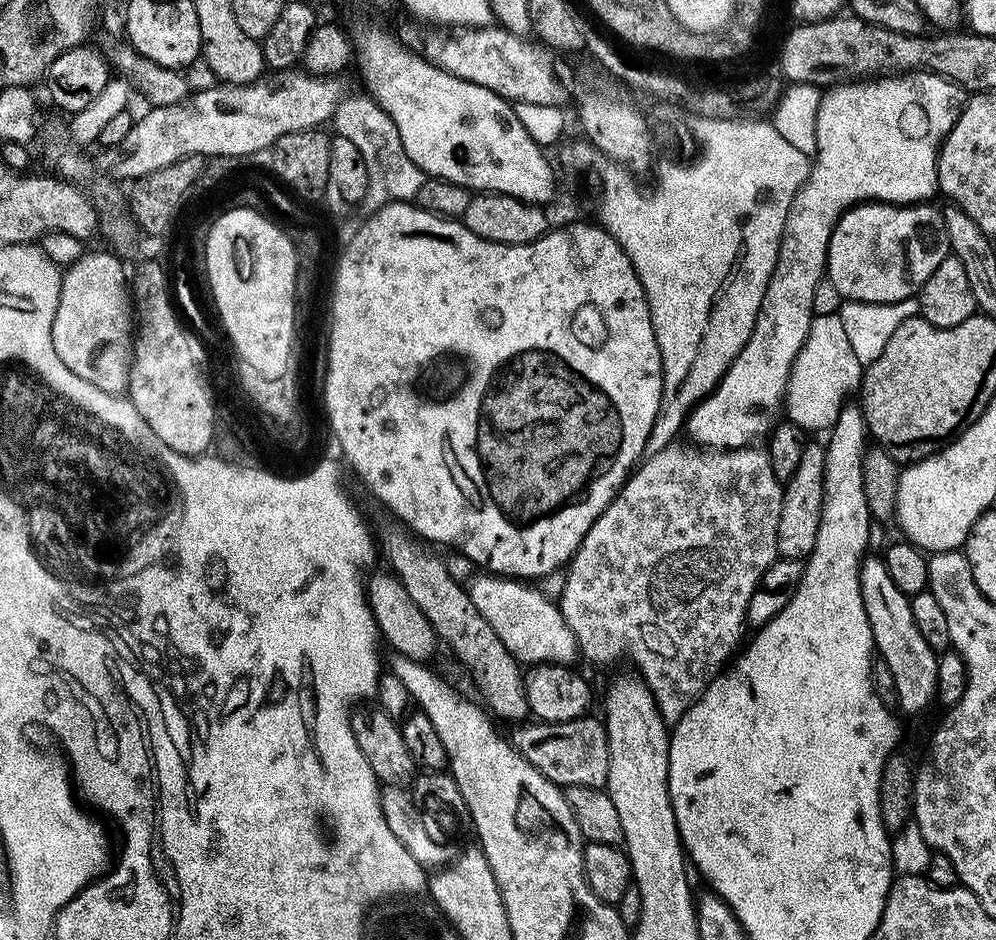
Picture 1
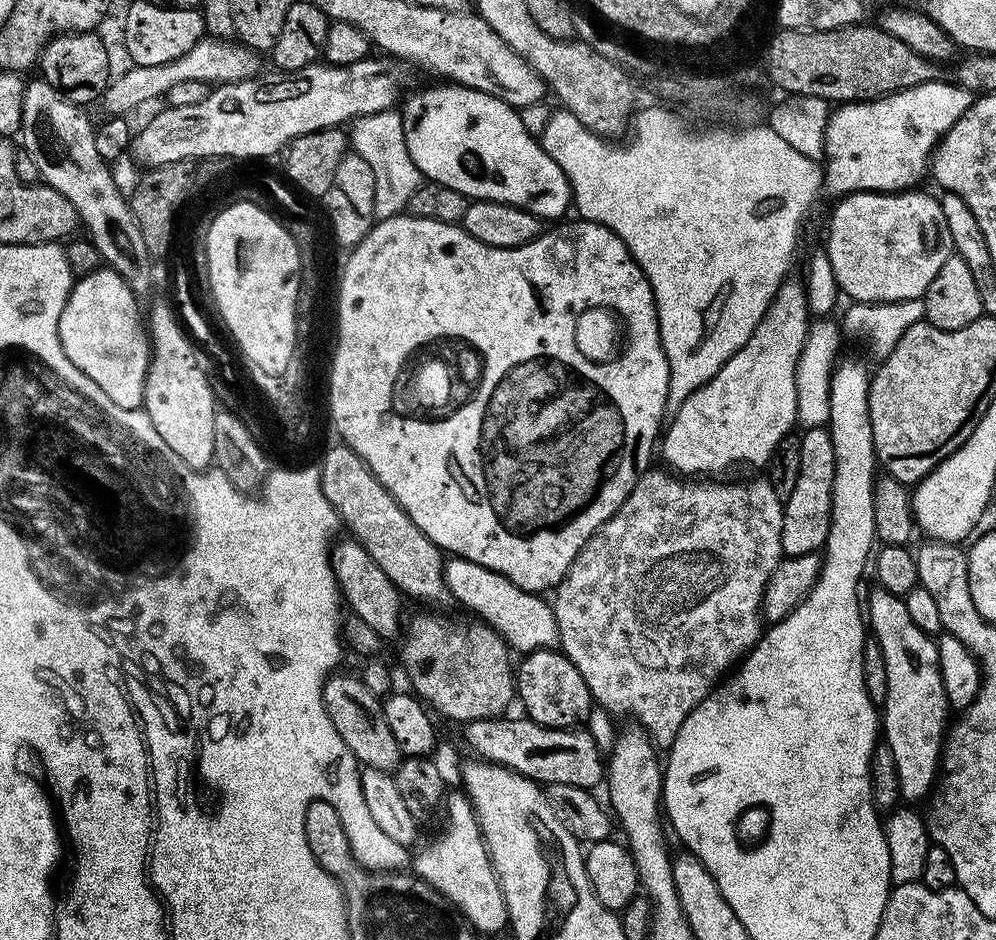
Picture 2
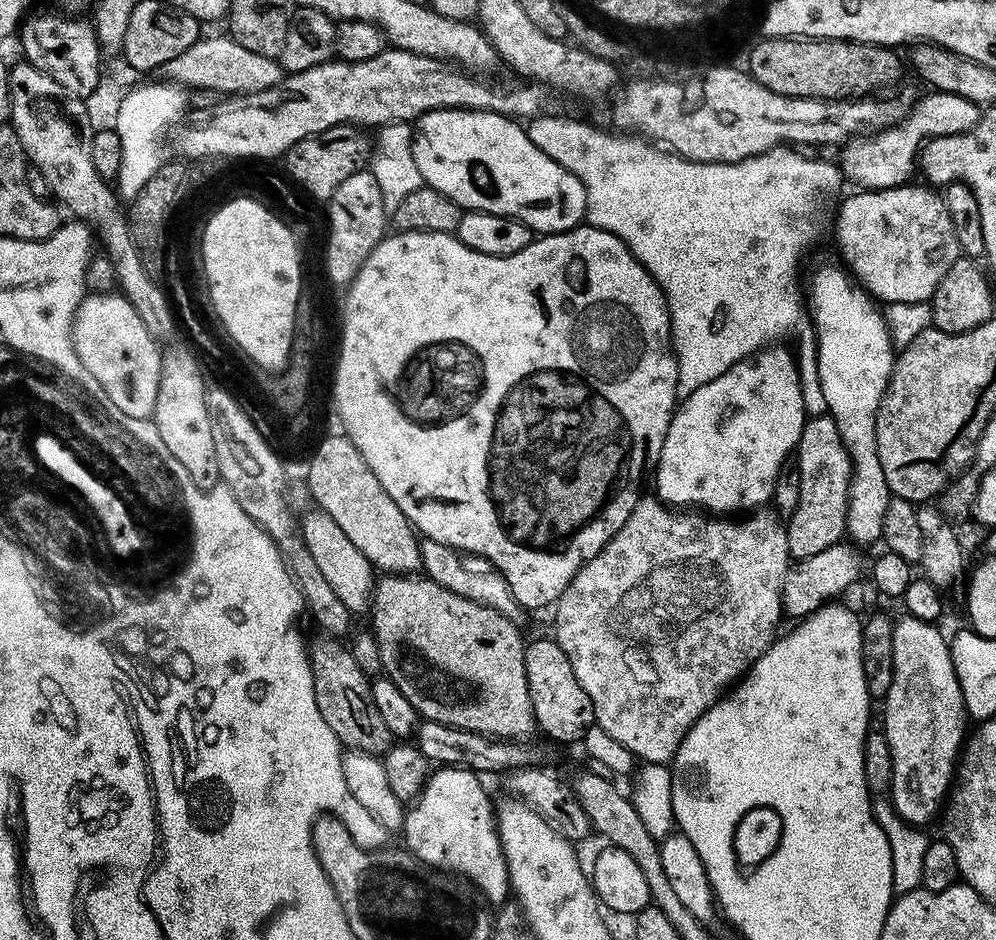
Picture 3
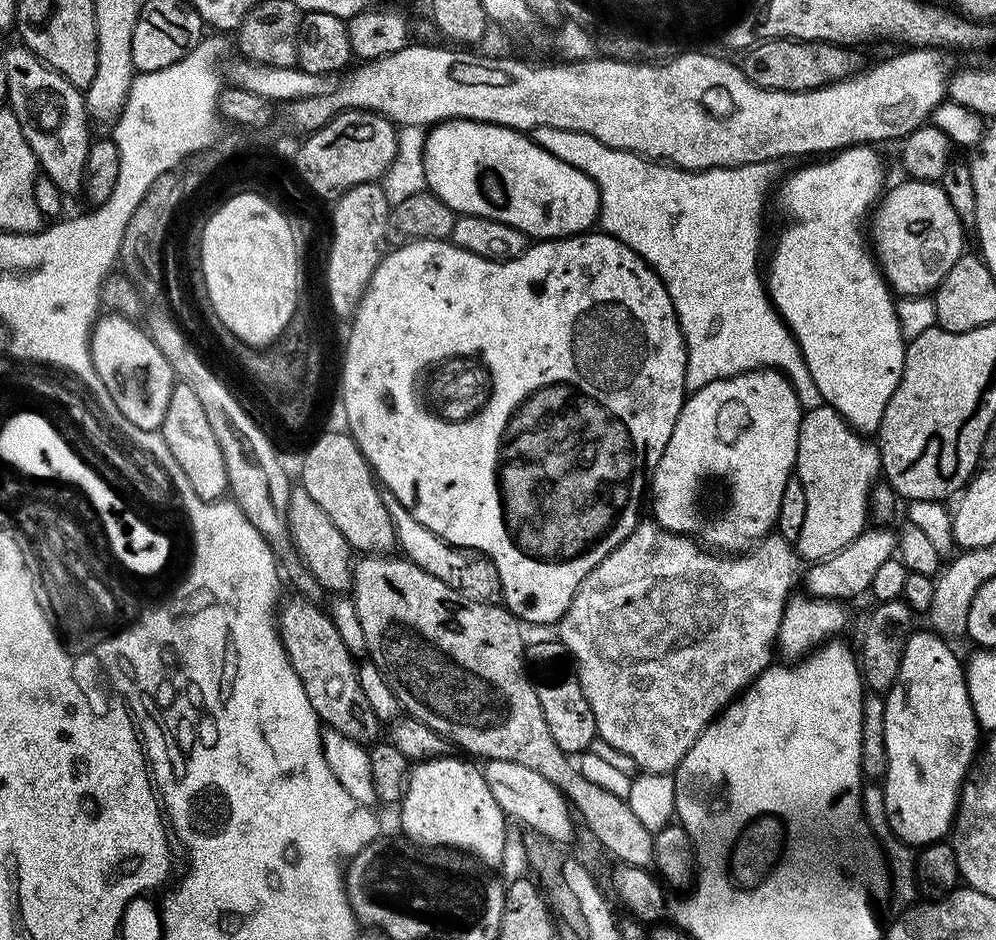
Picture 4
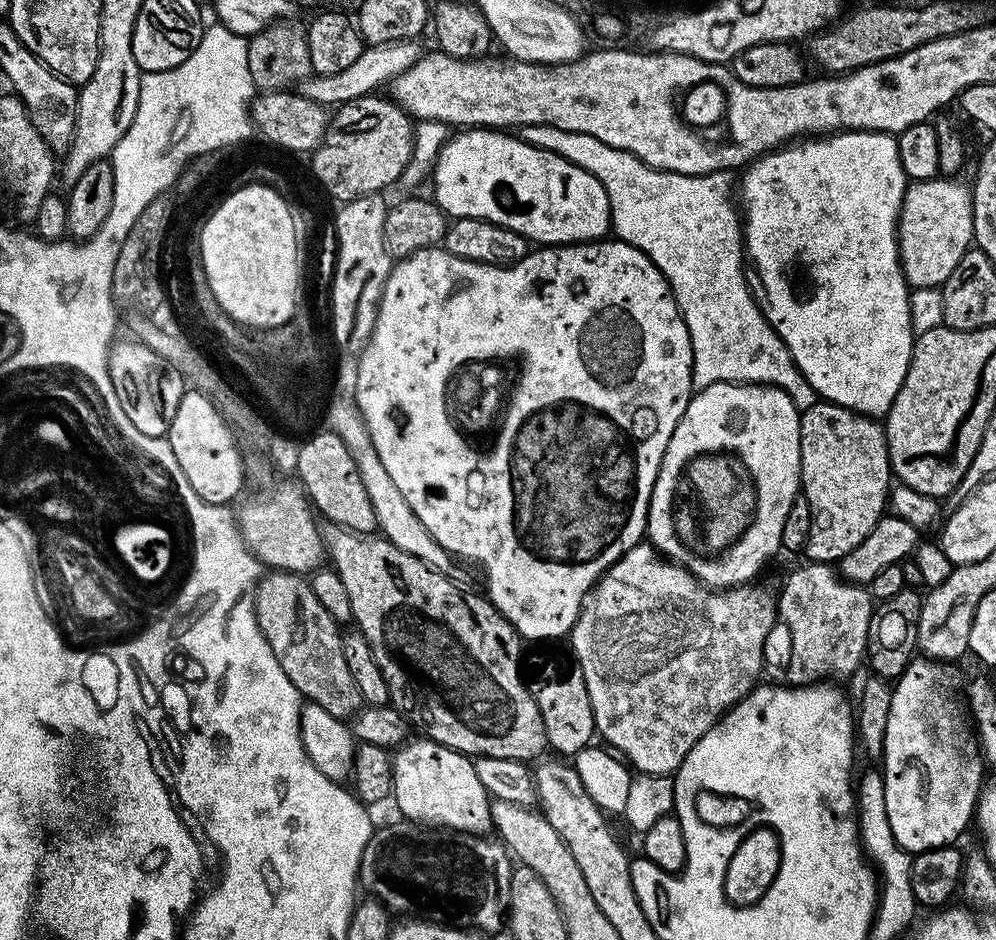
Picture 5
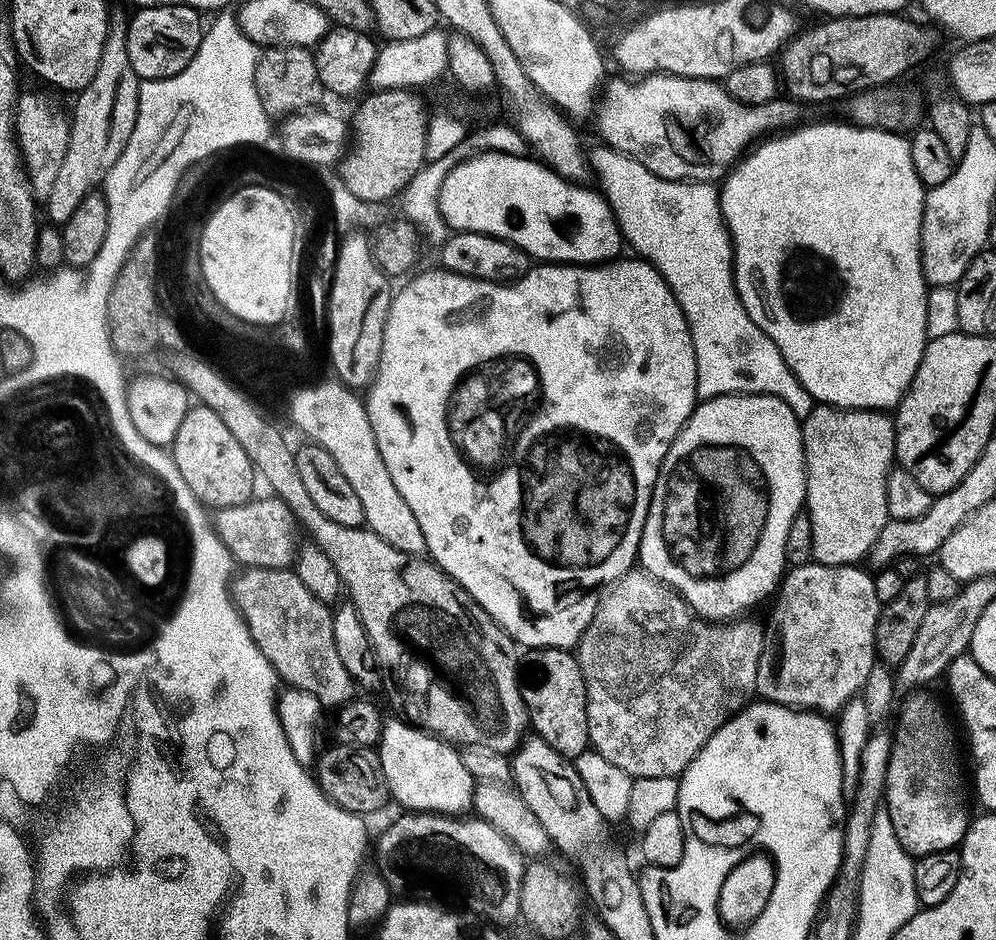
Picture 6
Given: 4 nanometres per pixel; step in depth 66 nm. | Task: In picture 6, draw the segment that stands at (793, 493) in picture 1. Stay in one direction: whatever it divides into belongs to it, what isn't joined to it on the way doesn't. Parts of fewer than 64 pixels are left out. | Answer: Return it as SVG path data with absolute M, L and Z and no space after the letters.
M817 403L812 413L803 417L804 469L806 470L806 514L814 530L812 559L817 564L855 564L872 551L878 534L889 520L888 474L896 460L896 422L887 411L874 408L837 408Z

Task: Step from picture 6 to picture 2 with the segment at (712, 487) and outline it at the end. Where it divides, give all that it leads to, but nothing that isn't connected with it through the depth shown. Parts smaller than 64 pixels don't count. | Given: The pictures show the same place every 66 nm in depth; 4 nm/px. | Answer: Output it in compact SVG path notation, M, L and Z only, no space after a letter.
M789 278L776 291L772 305L760 319L760 325L756 327L754 334L750 334L746 346L742 346L742 350L738 350L738 354L734 354L734 358L730 358L730 362L726 362L726 366L722 366L722 370L718 370L718 374L714 374L708 384L693 388L690 398L686 398L686 402L675 409L673 416L676 417L667 421L662 444L664 440L664 460L673 473L684 478L712 478L717 474L724 474L720 472L735 464L767 465L775 448L798 424L796 371L807 342L809 327L810 309L805 285L801 281L799 284L795 278Z

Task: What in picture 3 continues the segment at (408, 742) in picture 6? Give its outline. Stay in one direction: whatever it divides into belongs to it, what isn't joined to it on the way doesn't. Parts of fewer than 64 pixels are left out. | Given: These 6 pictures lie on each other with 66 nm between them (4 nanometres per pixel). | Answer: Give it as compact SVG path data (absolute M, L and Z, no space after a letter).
M437 767L420 789L419 796L415 797L413 804L416 805L405 811L402 837L404 836L405 842L403 841L403 843L406 845L407 851L423 864L430 868L443 870L448 874L455 874L457 877L465 876L465 878L460 878L467 881L477 893L480 891L489 900L489 902L487 901L489 905L499 906L505 903L510 896L508 867L504 851L500 846L500 835L496 833L494 802L488 798L488 792L480 780L483 779L469 767Z

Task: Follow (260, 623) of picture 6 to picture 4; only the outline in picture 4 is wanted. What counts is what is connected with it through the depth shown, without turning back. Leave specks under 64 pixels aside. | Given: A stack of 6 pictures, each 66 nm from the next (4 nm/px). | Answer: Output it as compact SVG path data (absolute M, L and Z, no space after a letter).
M299 594L293 597L293 600L285 599L279 609L278 631L288 661L304 684L306 698L310 698L310 706L314 706L317 716L331 731L341 732L351 740L375 741L379 732L381 735L382 722L374 710L370 710L370 702L366 702L356 673L357 661L346 650L342 638L338 638L338 630L327 611L319 608L319 603L305 600Z

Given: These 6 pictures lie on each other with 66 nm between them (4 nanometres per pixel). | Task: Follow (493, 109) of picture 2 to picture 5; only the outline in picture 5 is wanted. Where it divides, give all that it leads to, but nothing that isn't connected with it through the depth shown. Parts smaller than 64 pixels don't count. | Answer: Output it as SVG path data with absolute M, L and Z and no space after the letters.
M469 128L448 138L437 155L430 180L436 183L435 203L452 218L465 216L494 222L503 228L525 236L536 246L559 246L562 244L586 244L605 239L612 227L610 198L594 174L571 164L566 158L535 148L519 135L491 128Z

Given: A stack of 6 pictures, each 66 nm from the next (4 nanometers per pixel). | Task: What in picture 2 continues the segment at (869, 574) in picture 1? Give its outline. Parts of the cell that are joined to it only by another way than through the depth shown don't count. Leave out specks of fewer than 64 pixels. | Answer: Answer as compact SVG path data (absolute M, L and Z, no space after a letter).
M879 586L873 587L873 592L866 596L866 624L871 635L882 650L886 668L886 696L882 705L882 736L894 750L894 766L898 770L900 794L905 801L920 800L931 793L942 767L942 749L946 739L946 729L950 724L948 712L950 705L946 686L942 682L942 670L938 662L936 640L928 636L914 622L907 612L903 599L890 594Z

